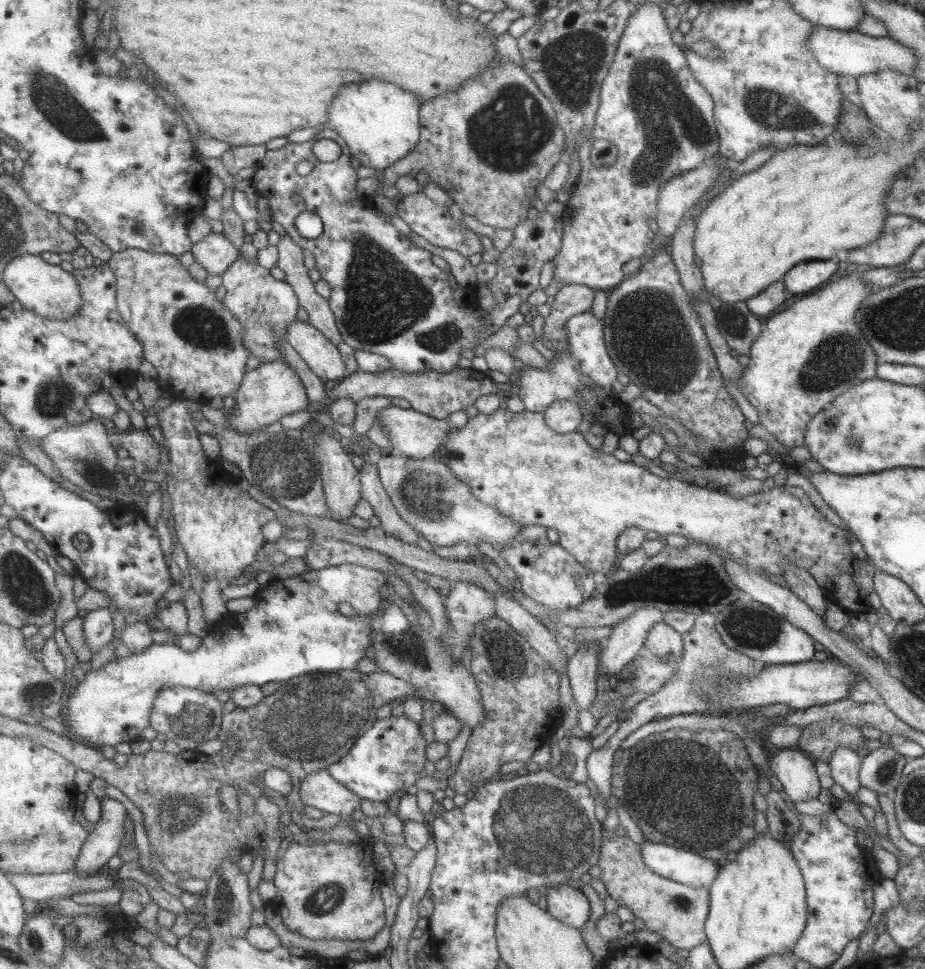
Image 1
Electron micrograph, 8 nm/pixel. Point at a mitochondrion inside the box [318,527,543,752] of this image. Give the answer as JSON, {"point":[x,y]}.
{"point":[501,655]}

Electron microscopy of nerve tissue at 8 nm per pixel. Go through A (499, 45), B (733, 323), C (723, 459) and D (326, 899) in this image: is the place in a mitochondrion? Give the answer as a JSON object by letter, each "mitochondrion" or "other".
{"A":"other","B":"mitochondrion","C":"other","D":"mitochondrion"}

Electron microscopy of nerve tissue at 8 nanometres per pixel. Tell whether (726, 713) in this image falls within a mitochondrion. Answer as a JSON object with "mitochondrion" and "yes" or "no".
{"mitochondrion":"no"}

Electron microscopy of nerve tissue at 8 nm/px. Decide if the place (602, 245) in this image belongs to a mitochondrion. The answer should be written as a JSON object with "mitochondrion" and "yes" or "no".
{"mitochondrion":"no"}

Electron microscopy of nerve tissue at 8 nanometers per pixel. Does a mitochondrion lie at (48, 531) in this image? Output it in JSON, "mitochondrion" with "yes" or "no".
{"mitochondrion":"no"}

